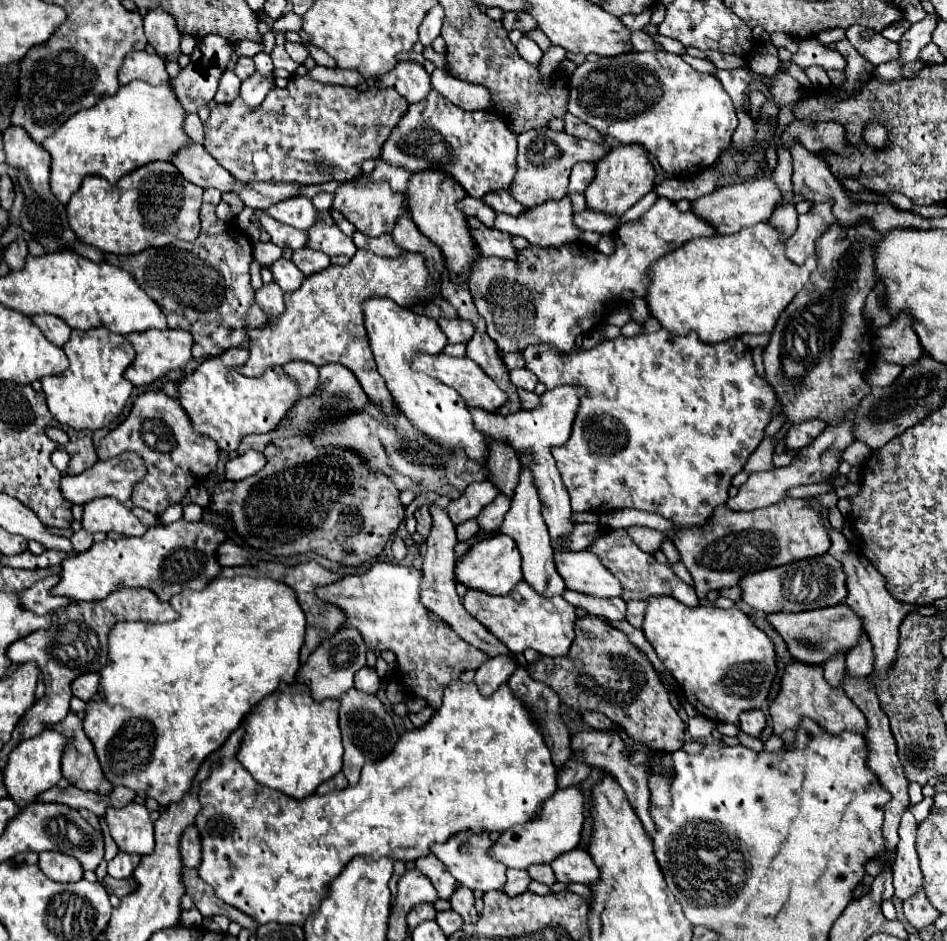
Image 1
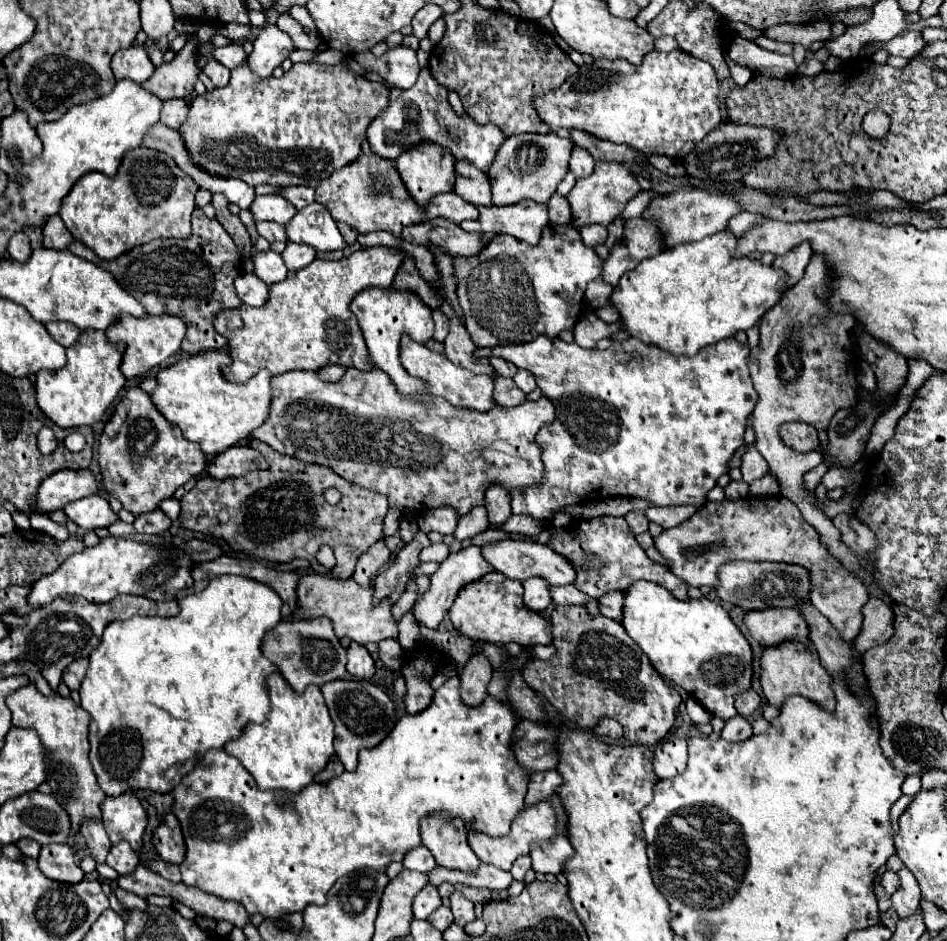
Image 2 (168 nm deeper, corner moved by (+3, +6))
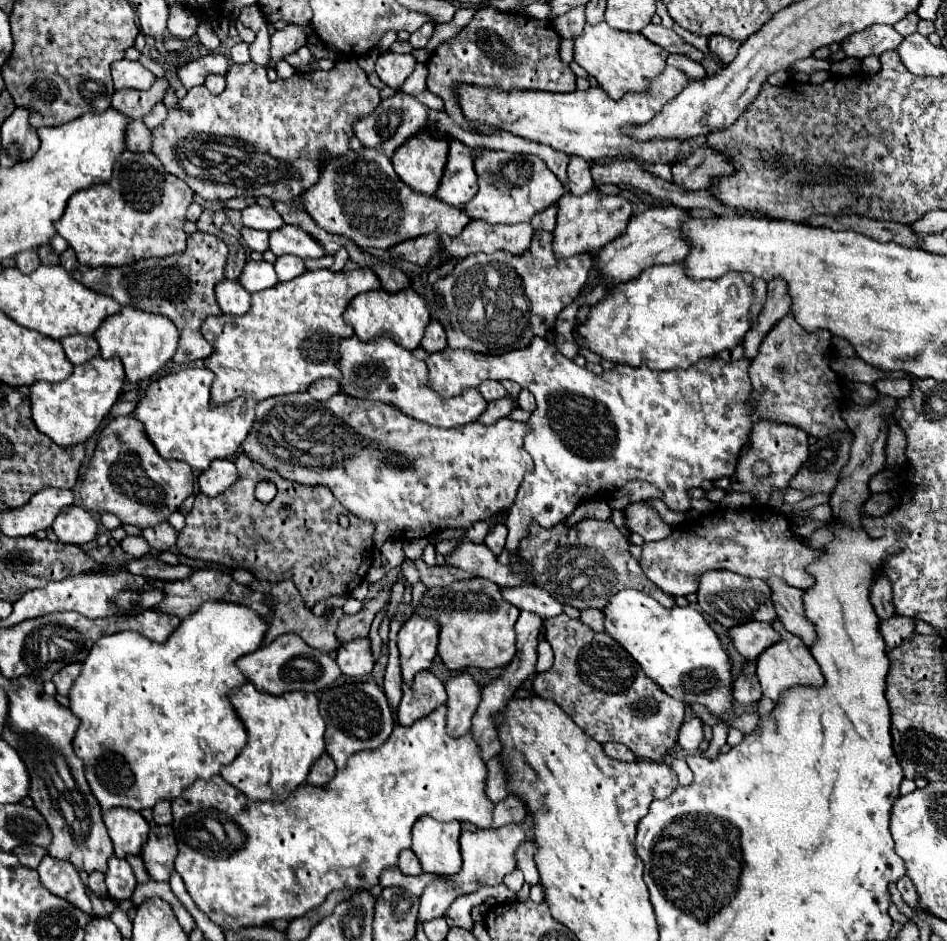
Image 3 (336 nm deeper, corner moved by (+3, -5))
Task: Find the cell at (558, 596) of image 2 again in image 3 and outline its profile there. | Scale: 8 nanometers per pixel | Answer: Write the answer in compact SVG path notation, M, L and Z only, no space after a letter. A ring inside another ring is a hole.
M524 585L524 587L502 587L502 597L516 605L520 611L530 611L540 617L556 617L562 613L564 605L552 599L544 589L534 587L534 585Z

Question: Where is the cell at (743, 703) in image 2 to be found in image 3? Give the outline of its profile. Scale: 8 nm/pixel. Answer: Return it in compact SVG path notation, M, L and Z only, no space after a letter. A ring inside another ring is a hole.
M746 661L746 665L742 667L742 673L734 679L732 693L734 693L734 699L742 707L754 705L762 697L760 681L758 681L758 675L756 675L756 663L754 661Z

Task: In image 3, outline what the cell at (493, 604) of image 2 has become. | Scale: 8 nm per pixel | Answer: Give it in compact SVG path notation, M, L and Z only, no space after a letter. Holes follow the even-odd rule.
M472 577L454 581L448 587L426 589L416 615L424 619L434 617L438 621L438 655L450 671L462 671L466 667L496 669L508 665L516 655L514 623L518 619L518 609L500 597L500 587L492 581Z

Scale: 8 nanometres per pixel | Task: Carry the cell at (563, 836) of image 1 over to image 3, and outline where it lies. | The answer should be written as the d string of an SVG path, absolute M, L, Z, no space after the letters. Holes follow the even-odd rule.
M506 825L500 829L488 829L488 831L468 831L462 829L460 833L460 853L462 853L462 871L456 875L436 877L436 883L430 883L424 893L420 895L420 919L430 921L436 917L442 917L444 911L450 907L450 903L456 901L460 895L468 895L478 891L482 885L500 885L502 879L516 869L514 851L520 843L526 841L526 833L520 825Z

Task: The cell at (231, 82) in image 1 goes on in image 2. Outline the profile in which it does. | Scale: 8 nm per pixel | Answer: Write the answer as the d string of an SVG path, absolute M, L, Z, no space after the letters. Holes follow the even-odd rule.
M210 60L210 62L204 66L204 74L214 82L216 88L226 86L228 80L230 80L230 70L224 68L224 66L222 66L220 62L216 62L216 60Z

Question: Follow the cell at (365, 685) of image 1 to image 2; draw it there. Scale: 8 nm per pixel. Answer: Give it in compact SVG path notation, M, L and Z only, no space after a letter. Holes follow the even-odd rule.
M356 642L348 646L348 666L346 668L350 676L354 676L356 680L370 680L374 676L374 660L370 652L362 644L356 644Z

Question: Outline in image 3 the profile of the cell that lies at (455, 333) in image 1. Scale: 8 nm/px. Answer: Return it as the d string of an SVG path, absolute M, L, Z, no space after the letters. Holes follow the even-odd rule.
M430 319L428 327L424 331L424 337L420 341L420 347L428 353L436 353L446 347L446 333L444 333L444 327L438 319Z

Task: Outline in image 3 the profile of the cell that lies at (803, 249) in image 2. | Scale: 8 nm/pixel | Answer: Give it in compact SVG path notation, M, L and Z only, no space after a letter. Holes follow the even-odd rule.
M774 279L768 283L768 295L766 295L766 303L758 315L758 321L752 323L752 329L748 331L742 347L744 347L744 357L746 359L754 359L758 353L758 347L762 343L762 339L766 337L766 333L784 317L788 315L788 287L780 281Z

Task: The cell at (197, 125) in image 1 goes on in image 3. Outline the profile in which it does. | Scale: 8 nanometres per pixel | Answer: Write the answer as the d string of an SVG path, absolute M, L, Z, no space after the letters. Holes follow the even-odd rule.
M156 103L156 107L144 117L144 125L148 129L154 129L154 127L158 127L166 119L166 115L168 115L168 109L164 107L164 103Z

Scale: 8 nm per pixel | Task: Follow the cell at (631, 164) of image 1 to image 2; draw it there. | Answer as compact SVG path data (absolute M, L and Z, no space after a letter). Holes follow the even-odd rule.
M596 162L594 172L588 178L576 180L576 186L568 194L568 202L574 214L572 226L588 226L588 224L602 224L608 226L616 216L622 214L628 200L640 192L640 184L634 172L626 164L616 162Z

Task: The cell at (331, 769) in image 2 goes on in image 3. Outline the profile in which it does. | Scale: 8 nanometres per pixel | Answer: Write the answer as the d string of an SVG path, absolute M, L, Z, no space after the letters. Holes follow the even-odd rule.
M322 753L316 763L310 767L310 773L308 773L308 783L310 785L322 785L322 783L328 783L332 779L332 775L336 773L336 765L334 761L330 759L328 753Z

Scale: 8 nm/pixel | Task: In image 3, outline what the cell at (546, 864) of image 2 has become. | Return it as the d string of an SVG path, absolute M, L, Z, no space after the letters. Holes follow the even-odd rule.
M524 841L518 849L516 849L516 867L524 873L524 879L528 885L536 885L538 883L538 869L534 865L534 843L532 841Z

